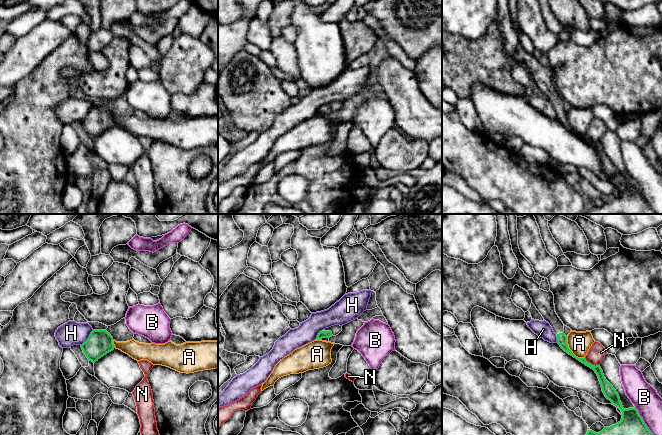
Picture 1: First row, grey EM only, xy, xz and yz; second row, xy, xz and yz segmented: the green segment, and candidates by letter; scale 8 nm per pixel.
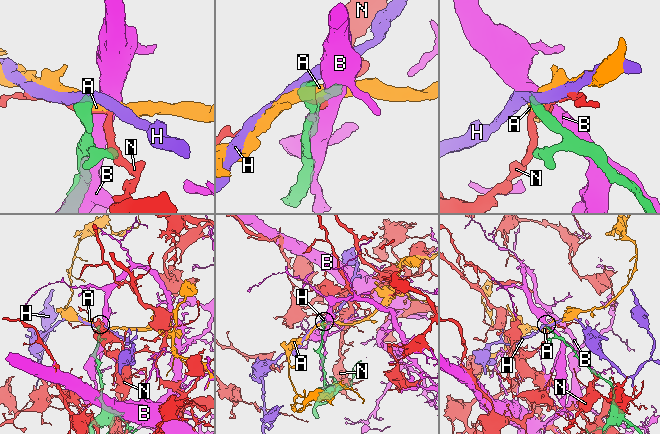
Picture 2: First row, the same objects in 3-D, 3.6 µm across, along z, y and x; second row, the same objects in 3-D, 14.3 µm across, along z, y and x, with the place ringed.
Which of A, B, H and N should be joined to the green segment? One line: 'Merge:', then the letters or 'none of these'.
Merge: none of these

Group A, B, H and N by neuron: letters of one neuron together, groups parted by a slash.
A / B / H / N

